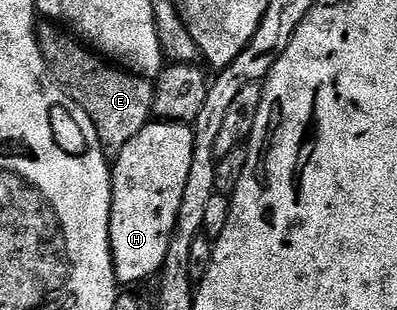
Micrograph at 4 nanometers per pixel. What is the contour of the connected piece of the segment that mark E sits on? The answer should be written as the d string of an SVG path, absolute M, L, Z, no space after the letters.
M51 21L39 24L36 39L48 66L48 74L58 84L59 90L61 87L84 110L83 118L92 122L96 139L100 142L97 143L99 150L109 157L122 153L126 141L138 137L141 129L153 118L152 83L141 75L113 65Z

